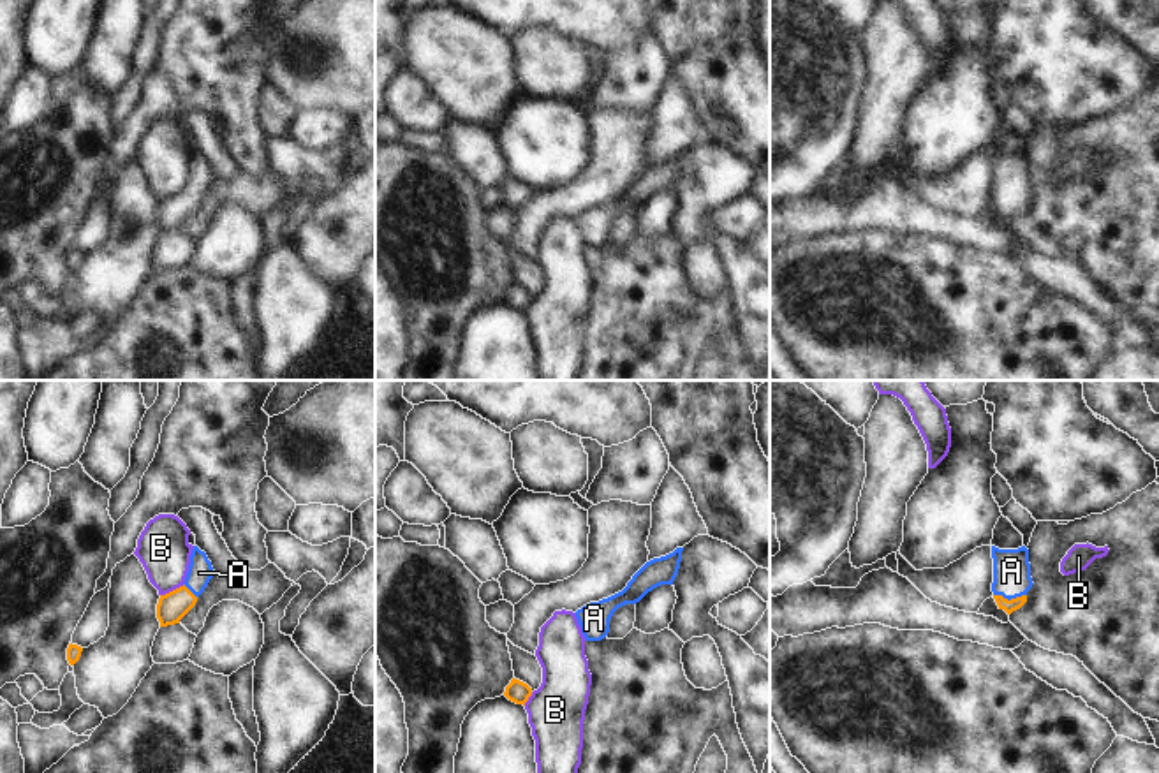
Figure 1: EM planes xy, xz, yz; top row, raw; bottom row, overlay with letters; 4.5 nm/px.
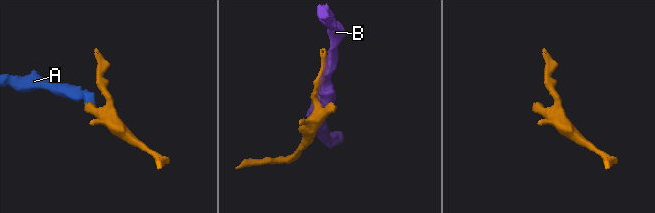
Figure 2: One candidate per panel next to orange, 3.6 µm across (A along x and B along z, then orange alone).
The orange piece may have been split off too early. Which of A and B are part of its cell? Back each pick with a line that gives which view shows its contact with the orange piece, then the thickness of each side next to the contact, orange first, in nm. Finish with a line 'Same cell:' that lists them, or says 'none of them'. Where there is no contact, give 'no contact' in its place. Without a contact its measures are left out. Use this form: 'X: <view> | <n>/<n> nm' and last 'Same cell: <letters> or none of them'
A: yz | 60/180 nm
Same cell: A

